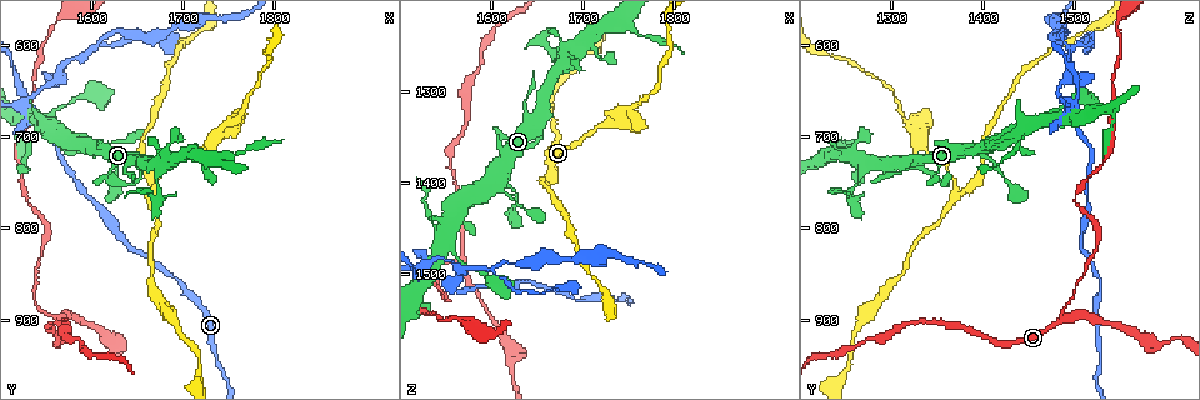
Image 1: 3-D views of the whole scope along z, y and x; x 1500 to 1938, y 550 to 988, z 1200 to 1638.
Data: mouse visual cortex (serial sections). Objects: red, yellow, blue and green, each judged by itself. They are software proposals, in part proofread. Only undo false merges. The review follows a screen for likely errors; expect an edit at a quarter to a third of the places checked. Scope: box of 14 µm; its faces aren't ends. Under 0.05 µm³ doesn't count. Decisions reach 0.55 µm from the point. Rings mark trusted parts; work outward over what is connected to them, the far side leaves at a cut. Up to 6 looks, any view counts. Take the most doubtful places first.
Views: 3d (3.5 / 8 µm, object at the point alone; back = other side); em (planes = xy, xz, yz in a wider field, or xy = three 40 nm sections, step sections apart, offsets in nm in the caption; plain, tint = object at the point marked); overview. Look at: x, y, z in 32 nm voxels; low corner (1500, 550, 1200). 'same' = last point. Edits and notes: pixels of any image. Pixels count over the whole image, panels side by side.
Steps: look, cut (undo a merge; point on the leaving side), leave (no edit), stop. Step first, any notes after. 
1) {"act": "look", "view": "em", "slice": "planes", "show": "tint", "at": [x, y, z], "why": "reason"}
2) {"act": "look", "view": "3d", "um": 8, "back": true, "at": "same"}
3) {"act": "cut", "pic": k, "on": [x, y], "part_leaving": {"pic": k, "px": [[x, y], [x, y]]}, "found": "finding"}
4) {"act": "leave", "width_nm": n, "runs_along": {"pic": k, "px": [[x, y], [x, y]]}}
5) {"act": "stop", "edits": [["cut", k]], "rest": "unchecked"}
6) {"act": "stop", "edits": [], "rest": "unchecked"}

{"act": "look", "view": "3d", "um": 8, "at": [1530, 665, 1495], "why": "sharp bend"}

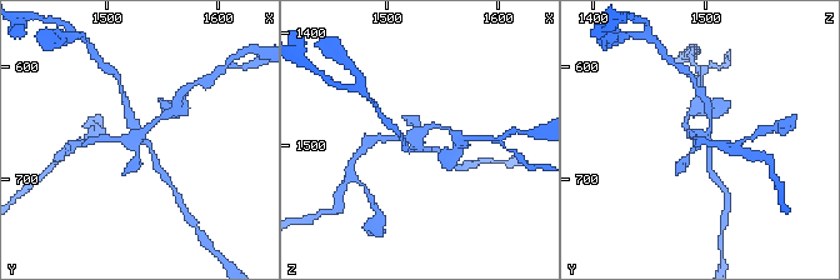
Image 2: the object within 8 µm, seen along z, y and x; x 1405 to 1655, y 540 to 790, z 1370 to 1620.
{"act": "look", "view": "em", "slice": "xy", "step": 1, "show": "tint", "at": [1528, 662, 1498], "why": "shape alone is not enough"}

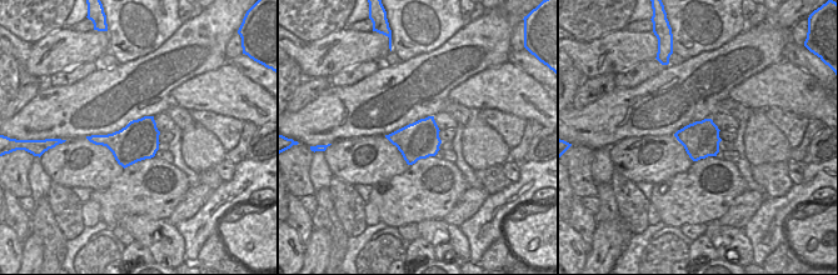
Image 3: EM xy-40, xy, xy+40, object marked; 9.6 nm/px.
{"act": "cut", "pic": 2, "on": [416, 124], "part_leaving": {"pic": 2, "px": [[420, 144], [428, 126], [450, 131]]}, "found": "two cells meet here"}

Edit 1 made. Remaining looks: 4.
{"act": "look", "view": "overview"}

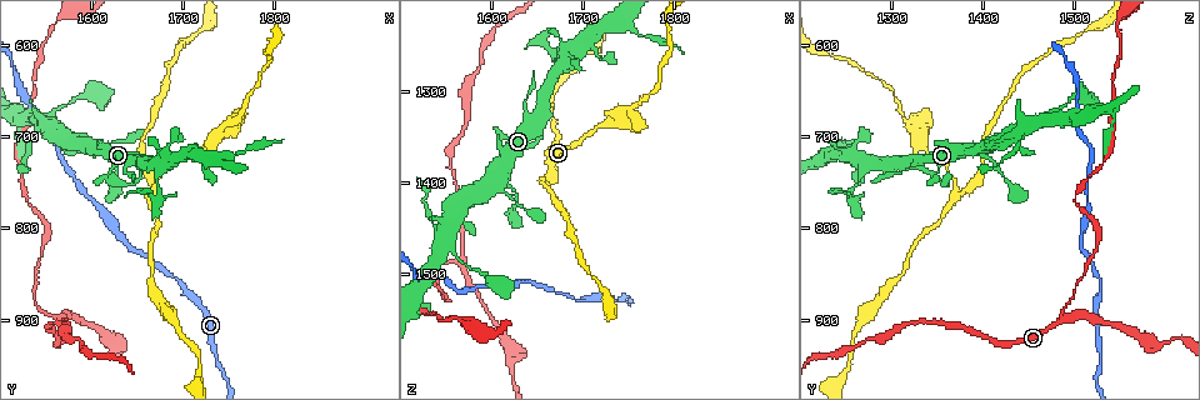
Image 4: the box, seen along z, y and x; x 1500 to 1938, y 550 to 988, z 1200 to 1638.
{"act": "look", "view": "3d", "um": 3.5, "at": [1565, 900, 1485], "why": "sharp bend"}

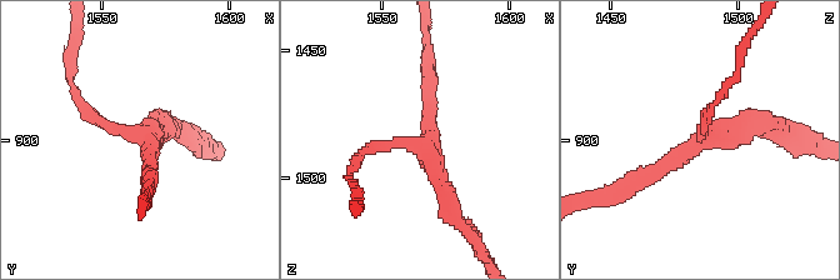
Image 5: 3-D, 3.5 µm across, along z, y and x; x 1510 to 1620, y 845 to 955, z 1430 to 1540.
{"act": "look", "view": "em", "slice": "planes", "show": "plain", "at": [1567, 899, 1488], "arms": 3, "arm_widths_nm": [150, 200, 200], "why": "shape alone is not enough"}

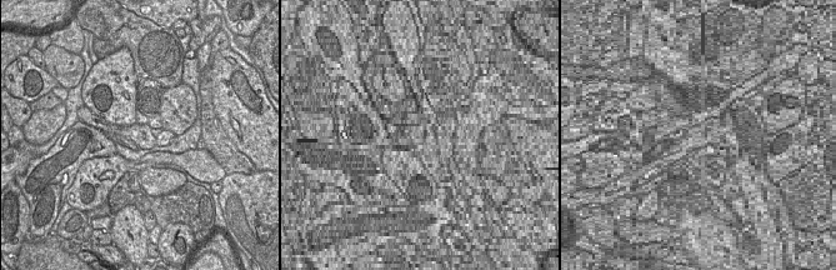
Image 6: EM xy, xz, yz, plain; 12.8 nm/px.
{"act": "look", "view": "em", "slice": "planes", "show": "tint", "at": "same"}

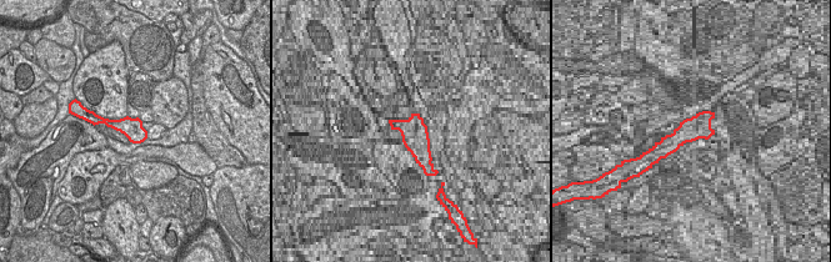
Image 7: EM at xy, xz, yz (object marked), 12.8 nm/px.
{"act": "leave", "runs_along": {"pic": 5, "px": [[638, 183], [695, 148], [720, 98]]}, "found": "continuous, no second cell"}

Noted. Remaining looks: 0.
{"act": "stop", "edits": [["cut", 2]], "rest": "unchecked"}

